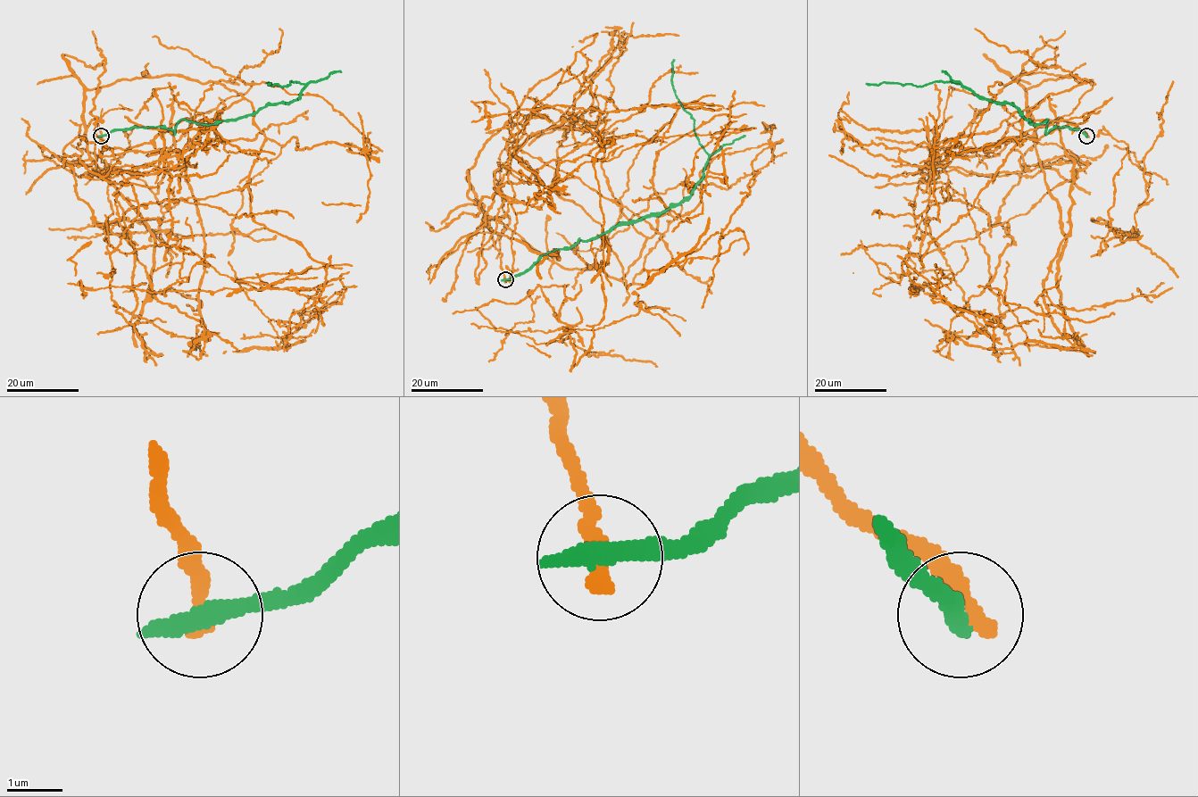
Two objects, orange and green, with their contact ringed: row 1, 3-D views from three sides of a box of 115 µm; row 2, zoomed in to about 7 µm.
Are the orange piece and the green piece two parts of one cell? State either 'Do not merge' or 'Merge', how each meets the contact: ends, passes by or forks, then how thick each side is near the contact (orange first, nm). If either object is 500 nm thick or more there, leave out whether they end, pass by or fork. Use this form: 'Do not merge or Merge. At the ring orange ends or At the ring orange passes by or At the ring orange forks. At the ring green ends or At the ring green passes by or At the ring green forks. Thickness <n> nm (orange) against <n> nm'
Do not merge. At the ring orange ends. At the ring green ends. Thickness 360 nm (orange) against 460 nm

